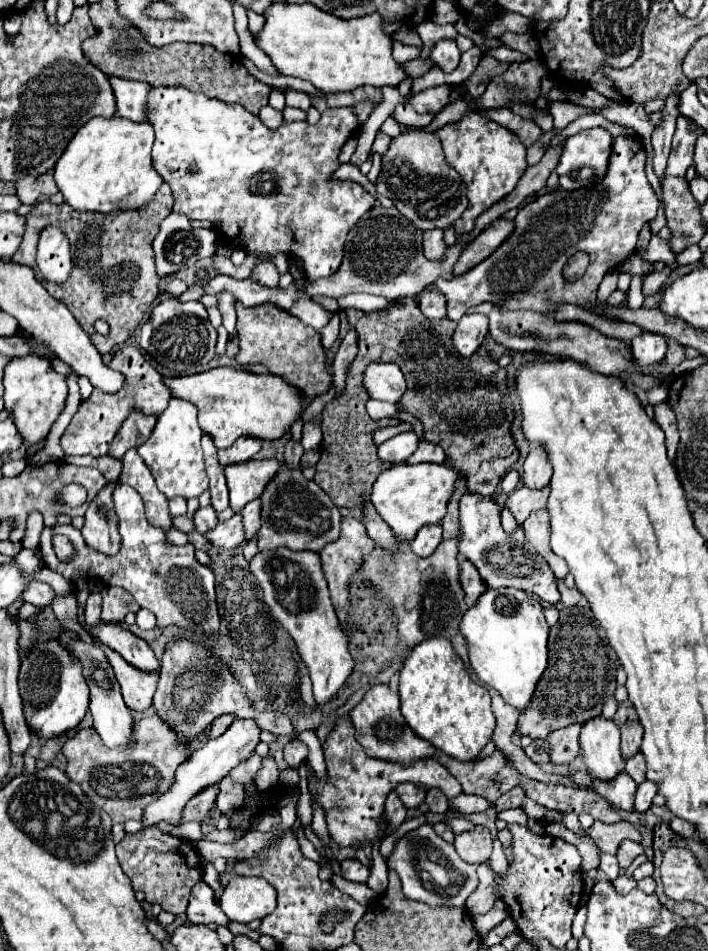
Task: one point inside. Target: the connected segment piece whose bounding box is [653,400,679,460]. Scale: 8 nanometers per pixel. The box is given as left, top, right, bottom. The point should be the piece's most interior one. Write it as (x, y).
(664, 416)

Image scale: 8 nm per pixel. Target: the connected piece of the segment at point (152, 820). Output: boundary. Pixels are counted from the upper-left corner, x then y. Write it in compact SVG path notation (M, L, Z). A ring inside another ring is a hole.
M233 720L233 724L225 730L225 734L221 734L217 740L207 740L203 748L191 752L187 756L187 760L177 768L175 772L175 782L173 786L161 794L157 800L153 800L149 806L145 806L143 812L143 826L153 826L159 822L171 824L171 826L179 826L181 824L181 816L183 816L183 808L185 804L197 796L199 792L203 792L207 786L221 782L221 778L225 774L229 774L229 770L237 764L243 762L243 758L247 758L251 752L255 752L255 746L259 742L259 726L253 720Z

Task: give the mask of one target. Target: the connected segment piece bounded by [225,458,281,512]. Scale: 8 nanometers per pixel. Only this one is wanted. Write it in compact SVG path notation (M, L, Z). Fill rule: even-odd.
M247 460L225 466L227 488L229 488L229 508L239 512L247 502L257 500L257 494L265 488L267 478L277 474L279 462L271 460Z

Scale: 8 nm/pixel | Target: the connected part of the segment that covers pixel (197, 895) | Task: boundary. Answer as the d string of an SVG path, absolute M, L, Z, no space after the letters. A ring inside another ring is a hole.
M199 882L191 890L189 898L189 908L187 908L187 920L191 924L217 924L217 926L229 926L229 918L219 910L219 906L213 904L213 890L205 884Z

